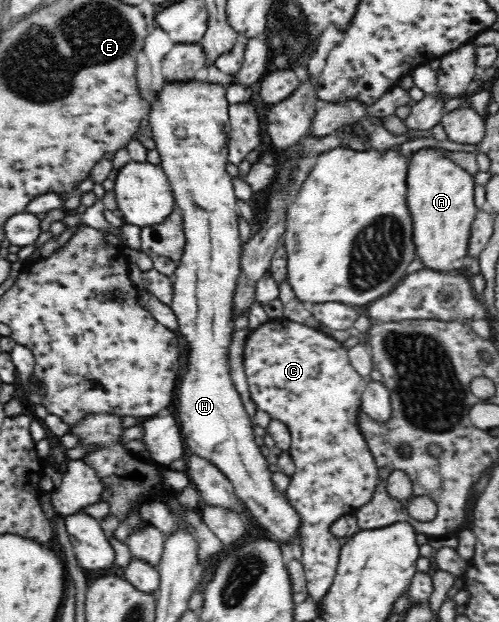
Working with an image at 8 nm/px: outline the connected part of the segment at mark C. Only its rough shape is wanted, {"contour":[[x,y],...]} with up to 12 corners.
{"contour":[[269,320],[244,366],[286,424],[309,595],[341,552],[331,527],[374,498],[358,425],[367,383],[318,329]]}

